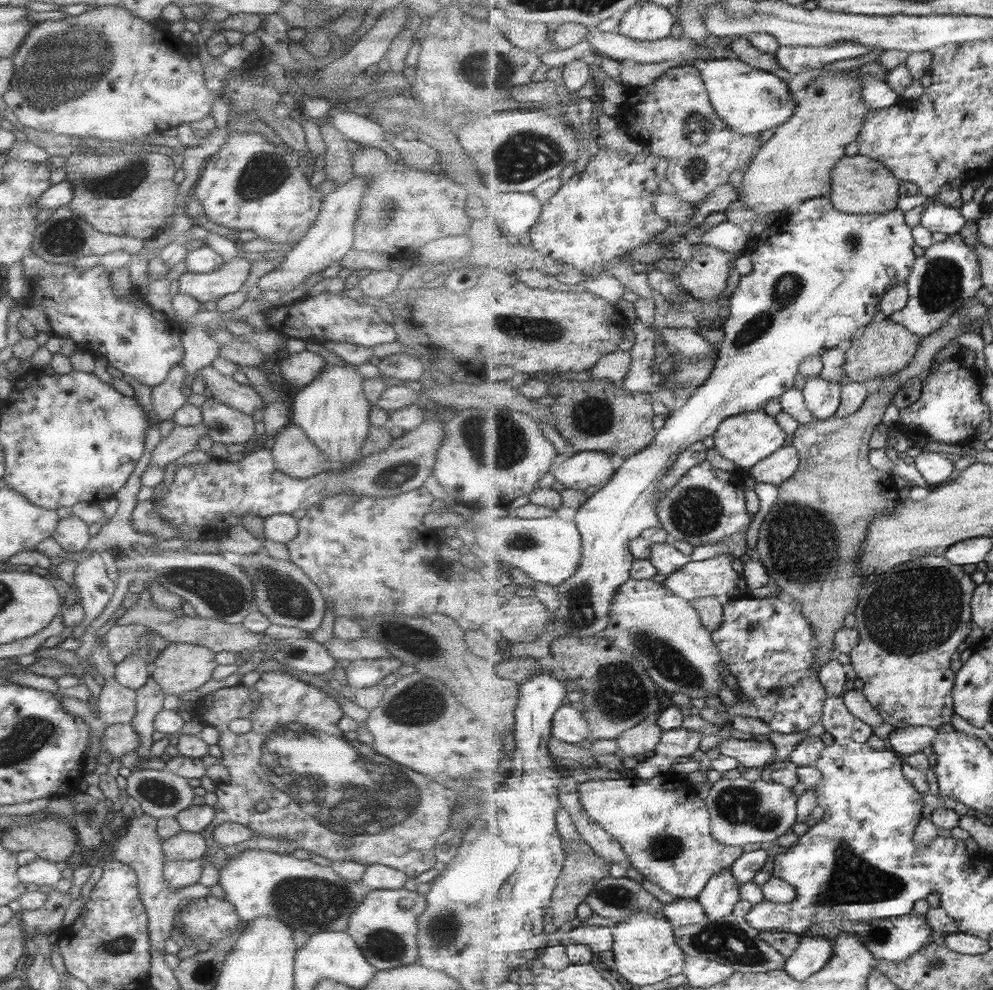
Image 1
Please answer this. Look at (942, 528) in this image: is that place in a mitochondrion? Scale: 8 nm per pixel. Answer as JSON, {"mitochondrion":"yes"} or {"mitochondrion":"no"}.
{"mitochondrion":"no"}

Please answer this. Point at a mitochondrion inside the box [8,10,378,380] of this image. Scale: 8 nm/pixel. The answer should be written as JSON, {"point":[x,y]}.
{"point":[50,68]}

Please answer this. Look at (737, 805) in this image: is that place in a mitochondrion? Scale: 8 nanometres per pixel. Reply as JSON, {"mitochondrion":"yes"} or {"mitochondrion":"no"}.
{"mitochondrion":"yes"}

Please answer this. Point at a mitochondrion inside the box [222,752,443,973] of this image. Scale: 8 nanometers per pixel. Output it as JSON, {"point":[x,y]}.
{"point":[312,902]}

